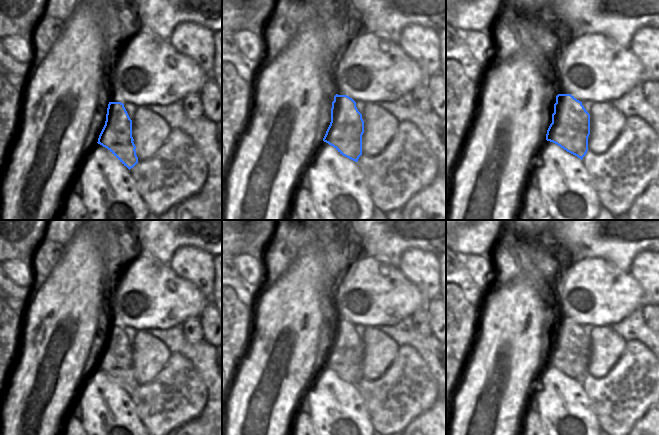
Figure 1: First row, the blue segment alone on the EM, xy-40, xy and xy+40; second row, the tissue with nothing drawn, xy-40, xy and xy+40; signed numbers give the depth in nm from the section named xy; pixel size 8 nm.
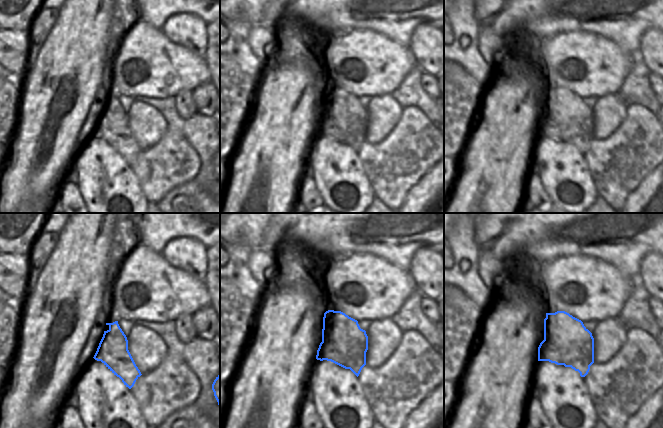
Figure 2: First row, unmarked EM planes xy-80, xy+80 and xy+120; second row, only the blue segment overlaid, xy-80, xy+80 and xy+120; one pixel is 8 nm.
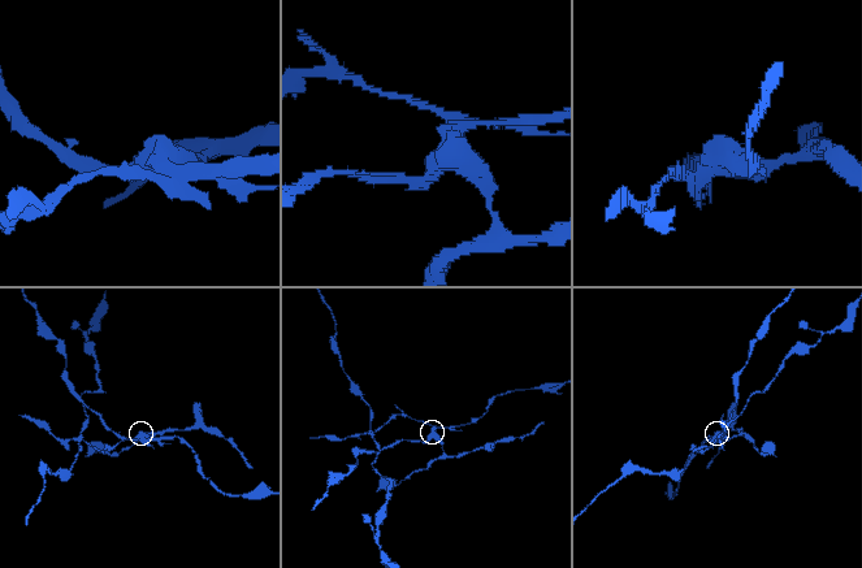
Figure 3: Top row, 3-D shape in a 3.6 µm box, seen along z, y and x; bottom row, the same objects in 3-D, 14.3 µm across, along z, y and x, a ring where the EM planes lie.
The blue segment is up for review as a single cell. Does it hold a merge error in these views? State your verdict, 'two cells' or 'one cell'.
two cells

